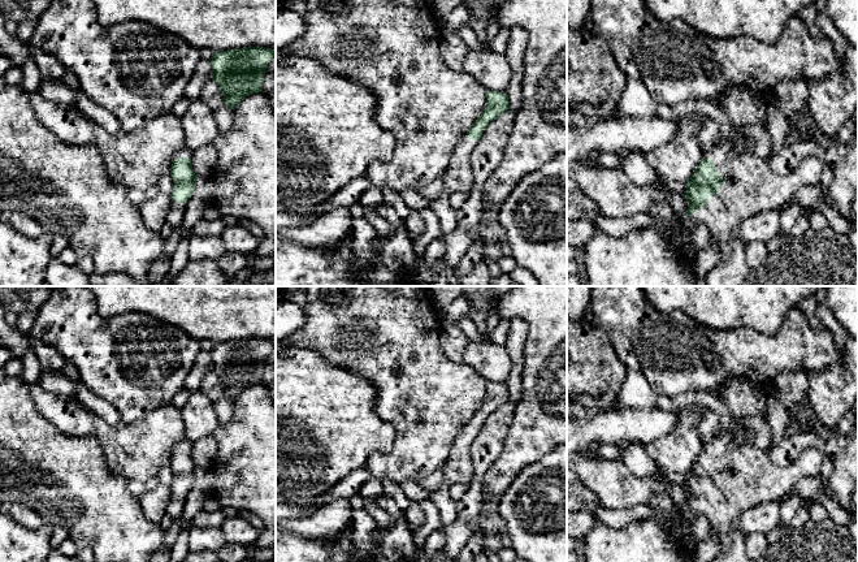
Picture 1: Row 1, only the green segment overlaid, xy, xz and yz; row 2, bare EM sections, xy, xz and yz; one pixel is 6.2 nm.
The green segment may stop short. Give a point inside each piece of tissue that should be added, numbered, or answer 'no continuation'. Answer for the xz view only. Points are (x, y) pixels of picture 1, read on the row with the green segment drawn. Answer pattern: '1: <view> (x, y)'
1: xz (458, 177)

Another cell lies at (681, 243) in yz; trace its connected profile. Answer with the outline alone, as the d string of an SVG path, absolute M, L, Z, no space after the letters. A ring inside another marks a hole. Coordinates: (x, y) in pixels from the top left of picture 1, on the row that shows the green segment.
M677 233L672 237L662 234L664 242L680 256L696 256L692 237L688 233Z

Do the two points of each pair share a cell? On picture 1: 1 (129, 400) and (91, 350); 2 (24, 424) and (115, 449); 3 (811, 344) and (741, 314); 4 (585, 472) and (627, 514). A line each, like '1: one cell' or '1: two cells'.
1: one cell
2: two cells
3: two cells
4: two cells

